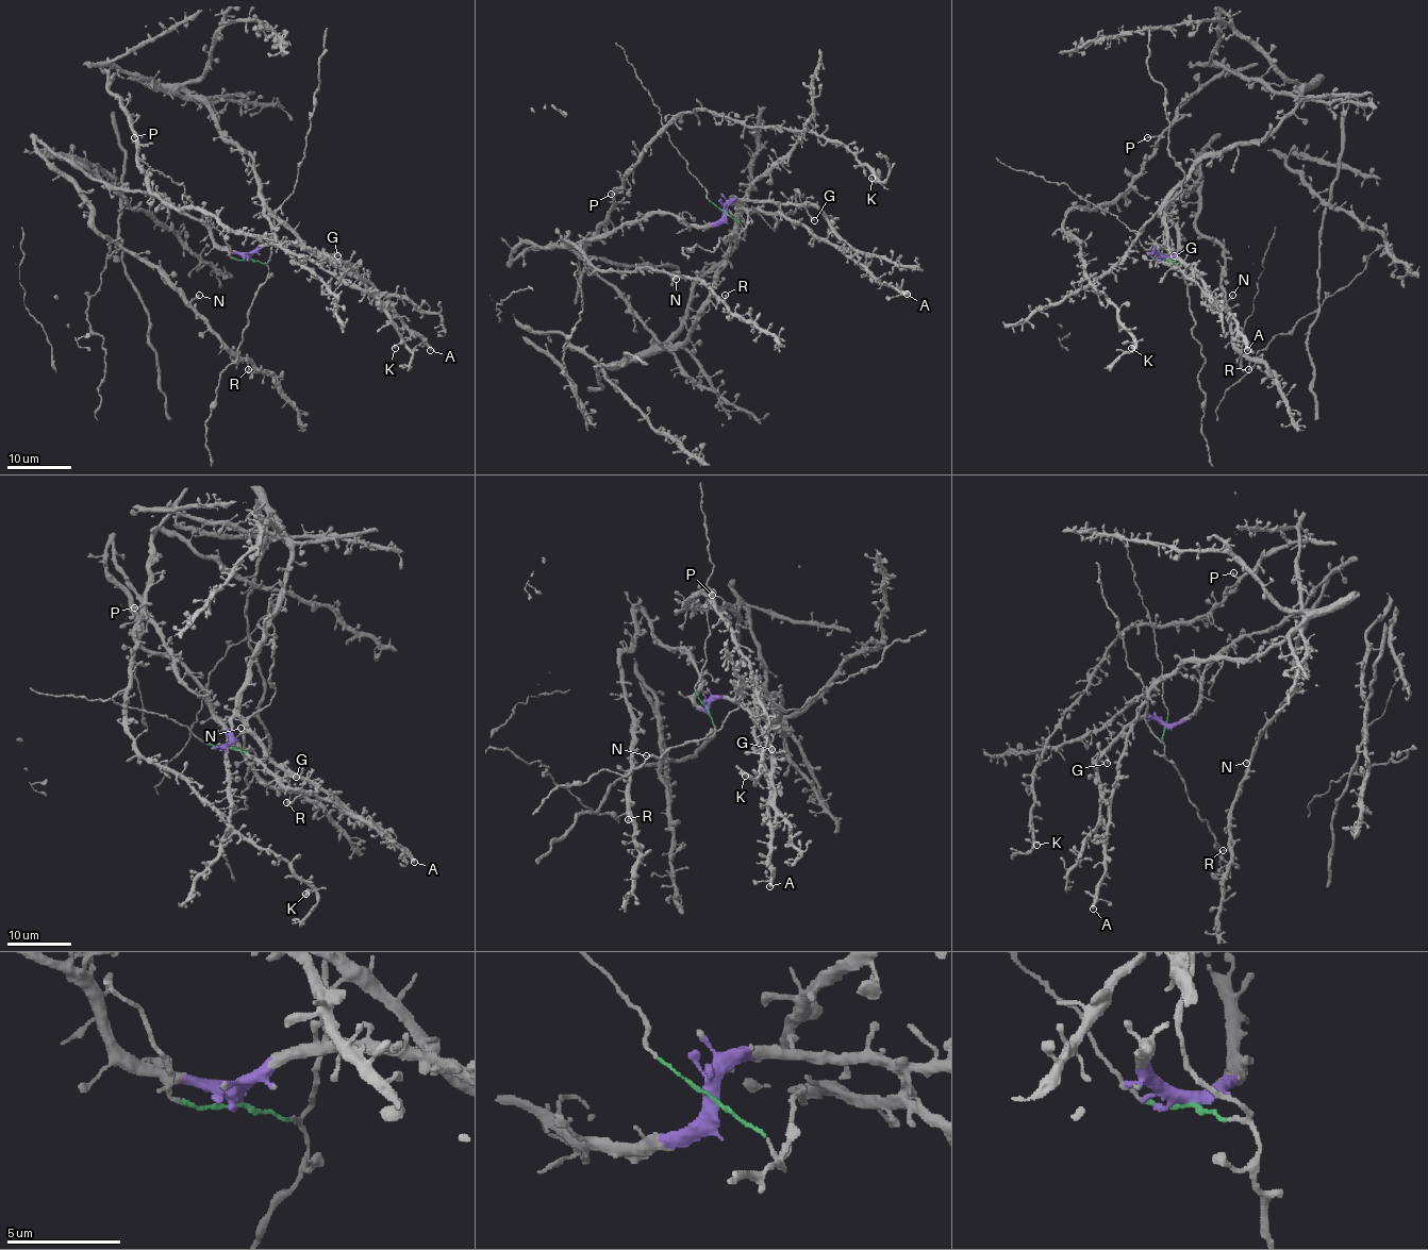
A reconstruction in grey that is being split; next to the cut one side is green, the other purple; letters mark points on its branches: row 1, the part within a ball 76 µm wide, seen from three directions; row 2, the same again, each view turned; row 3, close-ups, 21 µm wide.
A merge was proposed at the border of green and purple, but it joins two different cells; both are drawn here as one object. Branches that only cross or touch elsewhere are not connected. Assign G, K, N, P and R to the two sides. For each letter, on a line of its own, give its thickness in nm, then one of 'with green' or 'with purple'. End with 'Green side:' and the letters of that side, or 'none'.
G: calibre 360 nm; with purple
K: calibre 280 nm; with green
N: calibre 200 nm; with purple
P: calibre 240 nm; with green
R: calibre 200 nm; with purple
Green side: K, P

